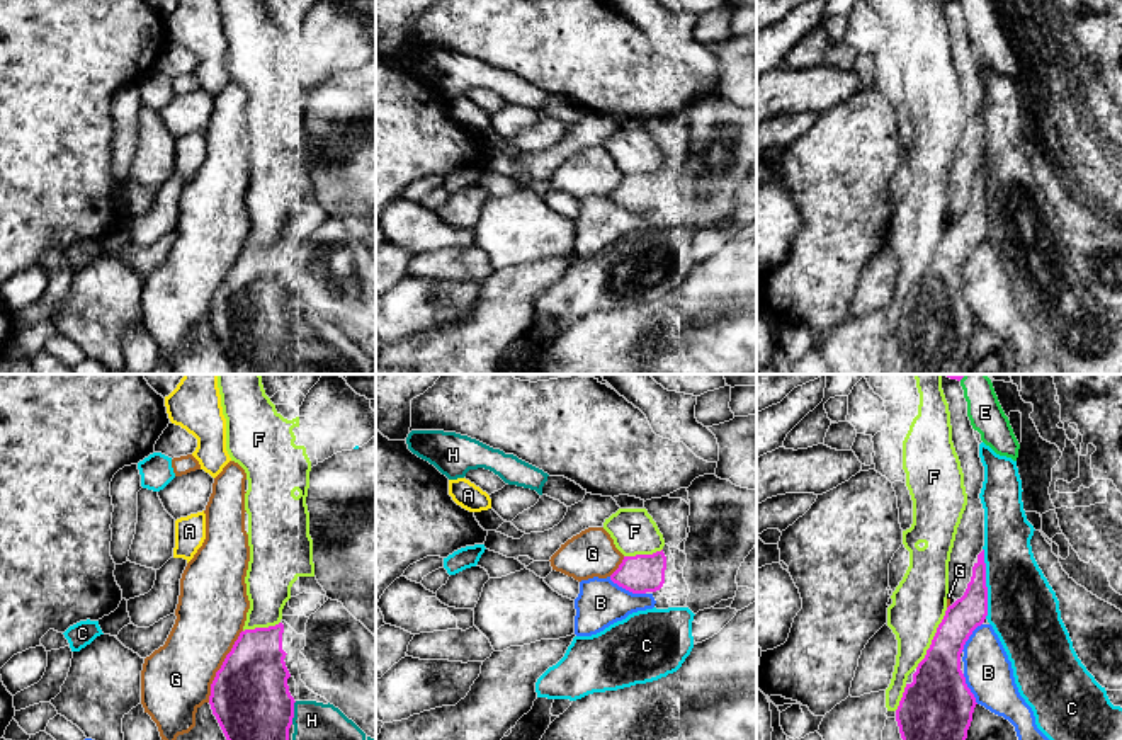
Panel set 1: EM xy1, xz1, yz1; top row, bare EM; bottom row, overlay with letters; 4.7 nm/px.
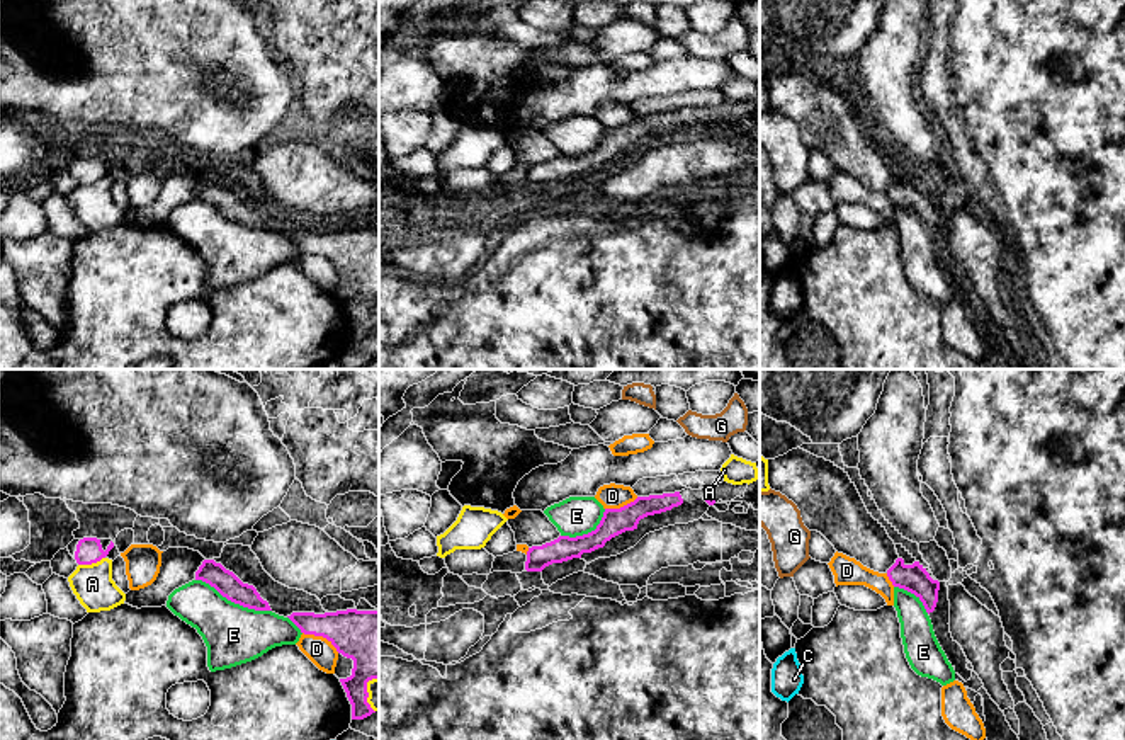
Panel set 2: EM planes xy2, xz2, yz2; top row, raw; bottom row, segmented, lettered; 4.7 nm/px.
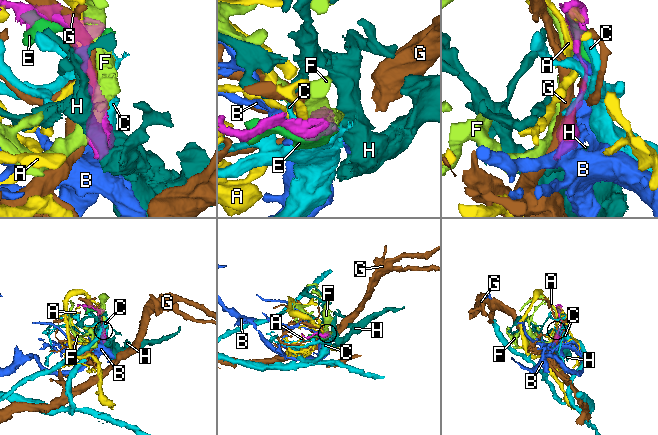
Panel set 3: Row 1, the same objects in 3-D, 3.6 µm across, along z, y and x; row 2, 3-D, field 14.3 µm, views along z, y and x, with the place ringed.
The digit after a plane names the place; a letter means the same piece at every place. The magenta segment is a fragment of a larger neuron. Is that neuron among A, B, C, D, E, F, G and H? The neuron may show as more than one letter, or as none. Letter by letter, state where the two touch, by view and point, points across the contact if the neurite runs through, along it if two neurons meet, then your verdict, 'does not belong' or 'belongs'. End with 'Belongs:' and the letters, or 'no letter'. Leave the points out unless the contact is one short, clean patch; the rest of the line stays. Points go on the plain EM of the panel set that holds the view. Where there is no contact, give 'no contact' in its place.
A: meets magenta in xy2 at (90, 182); does not belong
B: meets magenta in xz1 at (628, 208); does not belong
C: meets magenta in yz1 at (985, 203); does not belong
D: meets magenta in xy2 at (322, 254); does not belong
E: meets magenta in xy2 at (233, 220); does not belong
F: meets magenta in yz1 at (934, 257); does not belong
G: meets magenta in xy1 at (221, 284); does not belong
H: meets magenta in xy1 at (293, 332); belongs
Belongs: H

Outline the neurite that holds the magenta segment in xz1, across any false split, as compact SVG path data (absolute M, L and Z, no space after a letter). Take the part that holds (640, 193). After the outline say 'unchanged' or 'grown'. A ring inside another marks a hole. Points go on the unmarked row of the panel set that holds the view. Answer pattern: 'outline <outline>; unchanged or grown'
outline M653 174L624 175L610 199L632 213L656 211L665 202L666 175Z; unchanged

